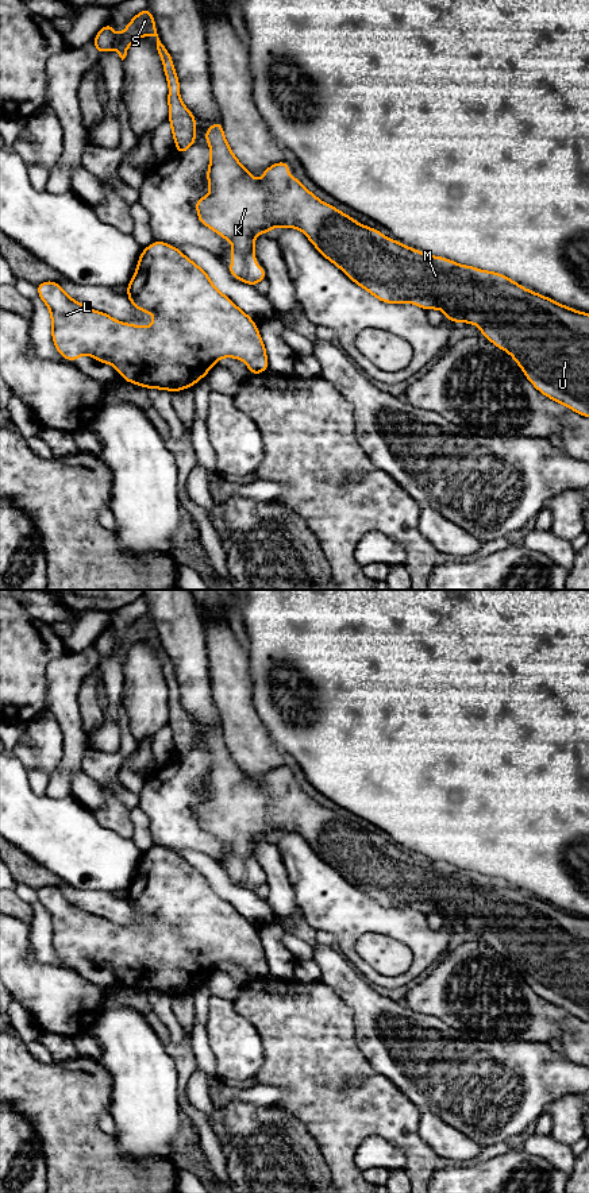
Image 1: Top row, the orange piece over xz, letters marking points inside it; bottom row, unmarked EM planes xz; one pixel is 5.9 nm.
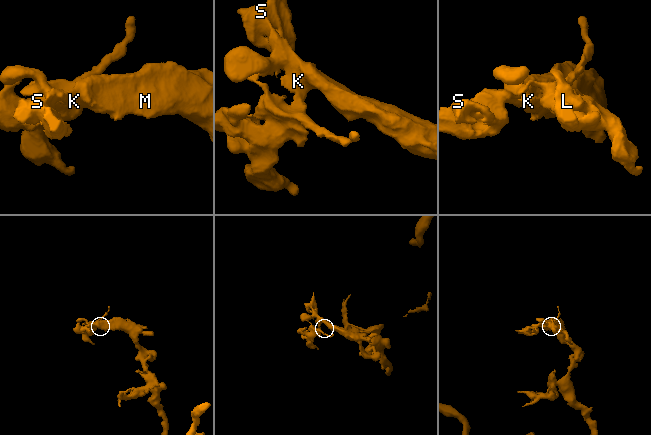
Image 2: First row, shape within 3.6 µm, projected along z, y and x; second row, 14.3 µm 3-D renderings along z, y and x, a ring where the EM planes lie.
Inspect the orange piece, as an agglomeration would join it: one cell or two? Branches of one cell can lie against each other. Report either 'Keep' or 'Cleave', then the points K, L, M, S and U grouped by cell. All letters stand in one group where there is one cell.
Keep. Groups: K L M S U

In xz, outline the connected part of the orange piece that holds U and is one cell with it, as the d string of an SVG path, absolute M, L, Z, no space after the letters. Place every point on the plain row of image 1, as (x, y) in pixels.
M220 725L205 736L205 745L211 753L205 779L211 796L195 810L199 826L234 849L228 872L232 881L251 891L266 884L266 875L255 869L255 841L267 839L274 831L297 833L324 862L380 906L440 914L449 926L478 930L482 941L515 964L536 995L589 1022L589 918L527 895L503 879L431 861L388 843L319 804L297 781L289 783L292 772L285 765L269 771L262 784L255 785L232 758Z

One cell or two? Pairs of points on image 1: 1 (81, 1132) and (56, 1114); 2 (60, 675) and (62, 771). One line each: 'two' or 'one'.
1: one
2: one

